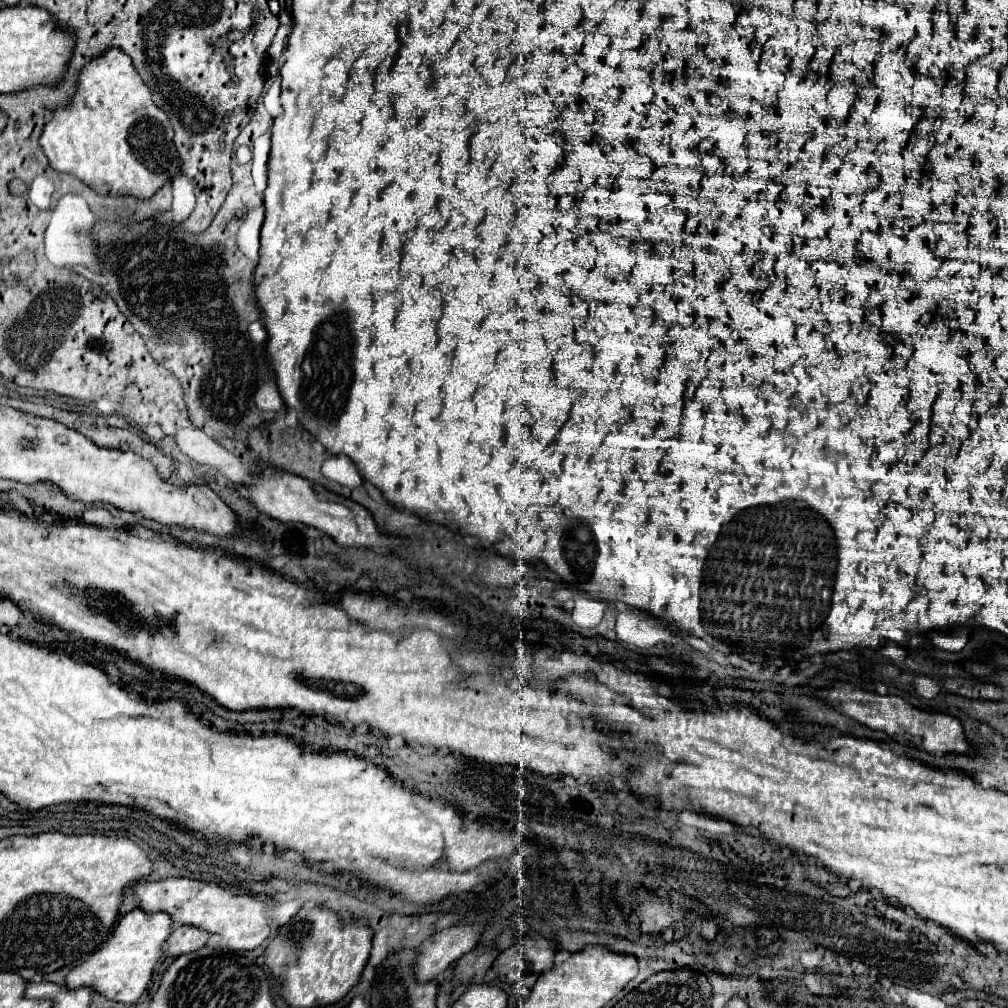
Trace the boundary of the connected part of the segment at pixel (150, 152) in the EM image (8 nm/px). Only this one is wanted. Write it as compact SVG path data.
M115 46L101 52L97 58L91 58L81 68L75 94L67 106L57 106L53 110L51 120L43 126L39 144L53 170L73 174L101 194L111 192L149 198L163 186L163 182L169 182L173 172L177 172L181 166L173 146L173 128L167 114L153 104L151 92L135 72L131 58Z

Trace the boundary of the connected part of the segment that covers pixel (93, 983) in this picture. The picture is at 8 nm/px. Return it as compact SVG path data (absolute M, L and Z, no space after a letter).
M135 908L123 914L113 930L113 936L95 954L91 954L89 960L85 960L83 964L75 966L69 972L67 986L69 988L87 986L101 992L109 1000L117 1000L125 1004L137 1002L139 996L147 990L153 970L163 956L163 944L171 934L171 926L173 926L173 920L167 912L149 914L145 910Z

